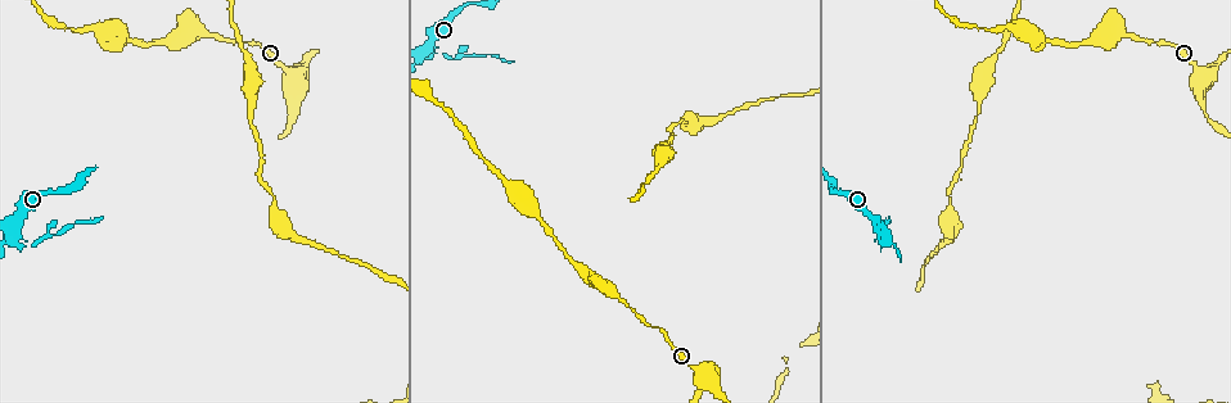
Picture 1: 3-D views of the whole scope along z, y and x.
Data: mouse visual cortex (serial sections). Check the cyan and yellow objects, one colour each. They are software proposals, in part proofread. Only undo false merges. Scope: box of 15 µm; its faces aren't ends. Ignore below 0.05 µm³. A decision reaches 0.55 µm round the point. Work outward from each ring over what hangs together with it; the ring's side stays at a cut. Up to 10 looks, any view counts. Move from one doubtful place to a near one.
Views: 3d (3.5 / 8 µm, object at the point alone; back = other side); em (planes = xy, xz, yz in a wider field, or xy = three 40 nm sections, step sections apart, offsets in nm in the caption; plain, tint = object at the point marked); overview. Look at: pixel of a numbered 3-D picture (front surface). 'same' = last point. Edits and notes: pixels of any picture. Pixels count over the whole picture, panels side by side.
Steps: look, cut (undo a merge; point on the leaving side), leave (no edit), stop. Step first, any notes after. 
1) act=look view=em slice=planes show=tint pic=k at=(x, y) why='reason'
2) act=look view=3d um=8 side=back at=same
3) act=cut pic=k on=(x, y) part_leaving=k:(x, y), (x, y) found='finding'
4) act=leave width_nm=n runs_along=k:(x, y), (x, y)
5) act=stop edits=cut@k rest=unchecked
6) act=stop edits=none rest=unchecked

act=look view=3d um=8 side=back pic=1 at=(1196, 70) why='narrows sharply'

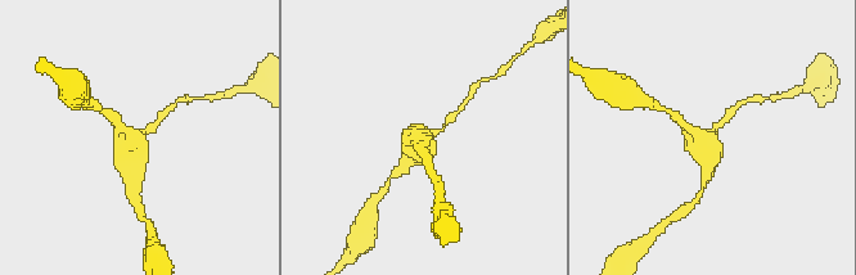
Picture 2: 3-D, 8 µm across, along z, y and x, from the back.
act=look view=3d um=3.5 pic=2 at=(710, 135) why='zoom in'

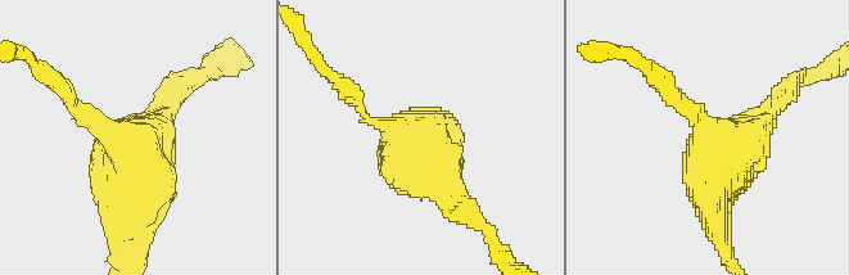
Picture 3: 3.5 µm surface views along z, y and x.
act=leave runs_along=3:(73, 102), (132, 153), (129, 235) found='all the same cell'

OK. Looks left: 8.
act=look view=3d um=3.5 side=back pic=1 at=(244, 42) why='narrows sharply'

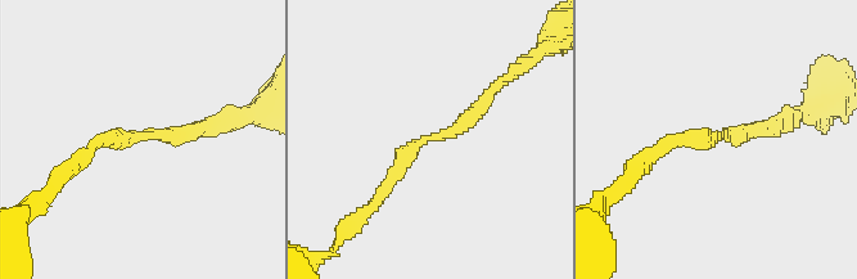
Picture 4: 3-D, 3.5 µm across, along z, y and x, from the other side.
act=look view=em slice=xy step=2 show=tint pic=4 at=(717, 133)

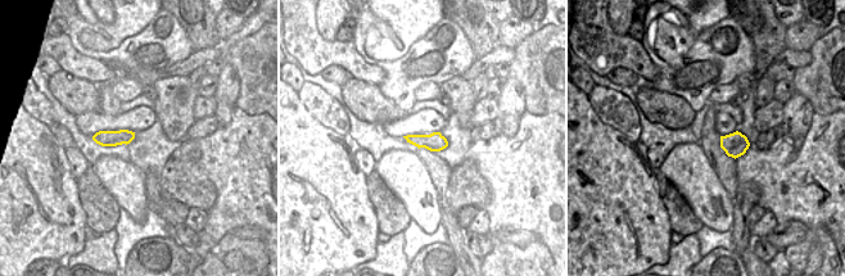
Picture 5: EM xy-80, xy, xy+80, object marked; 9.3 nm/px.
act=leave arm_widths_nm=200,200 found='all the same cell'

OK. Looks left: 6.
act=look view=3d um=3.5 pic=1 at=(197, 31) why='calibre changes'

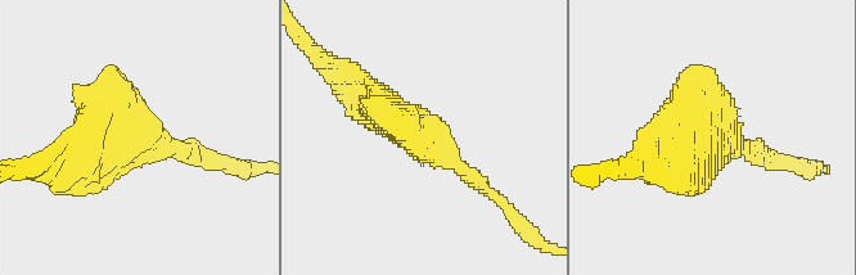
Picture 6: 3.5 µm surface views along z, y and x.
act=look view=em slice=xy step=3 show=tint pic=6 at=(709, 131) why='shape alone is not enough'

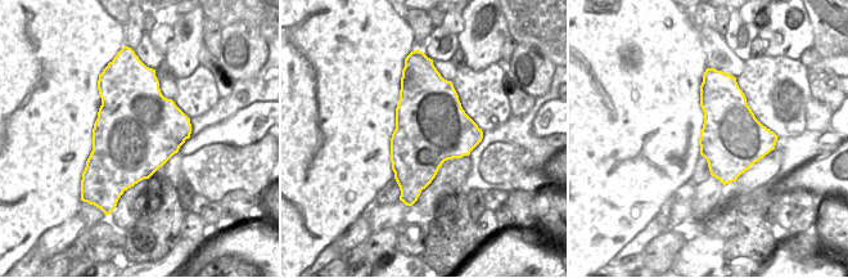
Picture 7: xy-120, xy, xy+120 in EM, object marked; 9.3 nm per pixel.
act=leave width_nm=650 runs_along=6:(473, 179), (339, 76) found='all the same cell'

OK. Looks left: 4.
act=look view=3d um=3.5 side=back pic=1 at=(113, 36) why='arms part here'

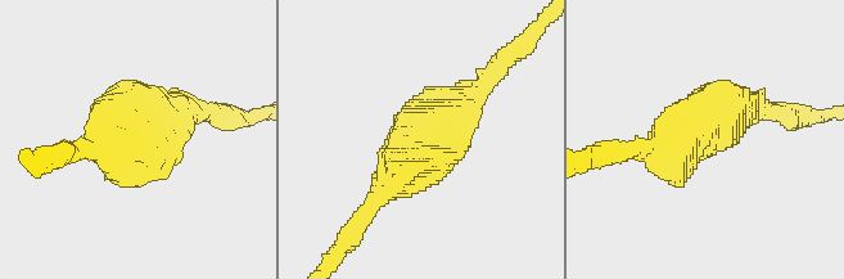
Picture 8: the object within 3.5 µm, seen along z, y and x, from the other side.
act=look view=em slice=xy step=2 show=tint pic=8 at=(414, 159)

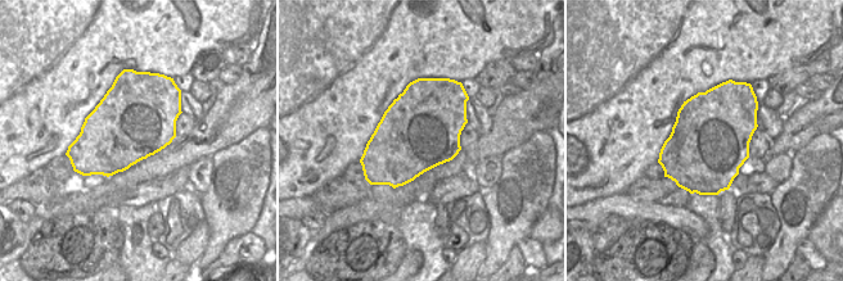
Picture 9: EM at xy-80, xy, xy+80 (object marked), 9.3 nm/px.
act=leave runs_along=8:(377, 202), (487, 80) found='continuous, no second cell'

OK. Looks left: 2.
act=stop edits=none rest=unchecked

